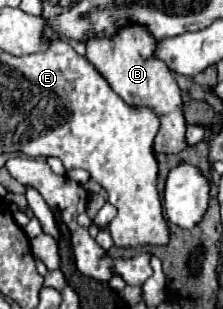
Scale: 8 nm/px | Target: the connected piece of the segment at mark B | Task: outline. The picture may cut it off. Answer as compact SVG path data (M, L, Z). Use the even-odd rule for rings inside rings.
M129 22L109 38L89 38L85 46L87 60L107 78L111 88L125 102L133 106L149 106L159 114L161 130L155 138L155 152L177 154L185 150L187 144L185 144L185 118L181 110L181 90L171 70L167 70L167 64L159 62L159 58L151 58L157 46L157 40L151 38L151 32L145 26Z

